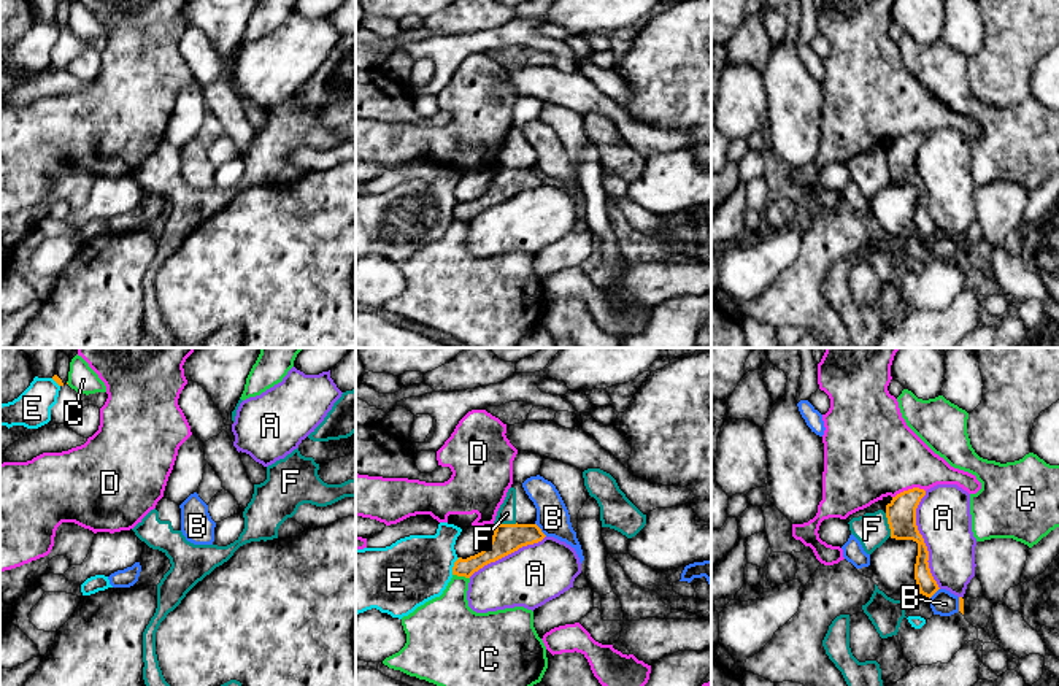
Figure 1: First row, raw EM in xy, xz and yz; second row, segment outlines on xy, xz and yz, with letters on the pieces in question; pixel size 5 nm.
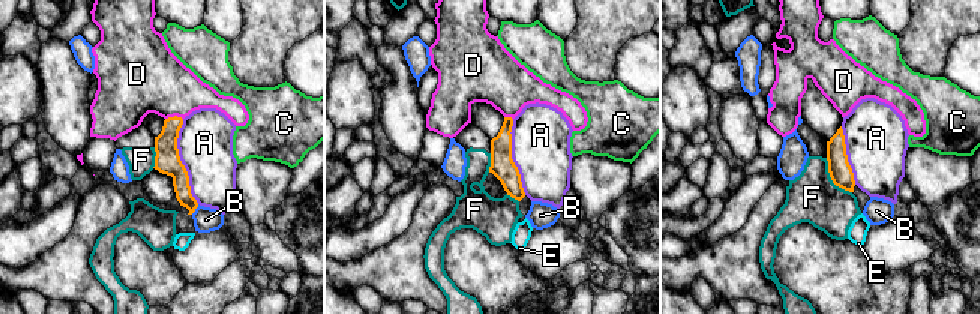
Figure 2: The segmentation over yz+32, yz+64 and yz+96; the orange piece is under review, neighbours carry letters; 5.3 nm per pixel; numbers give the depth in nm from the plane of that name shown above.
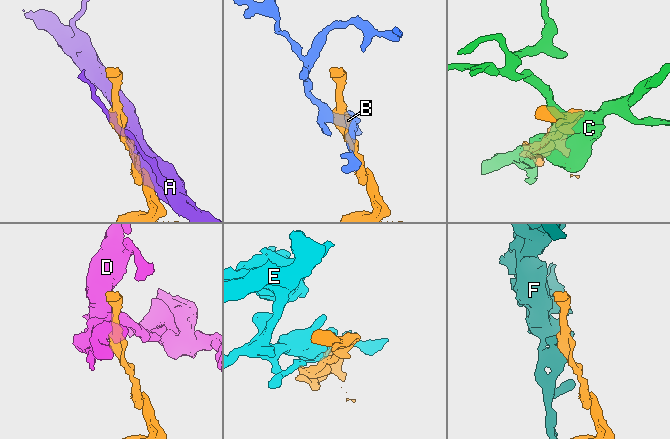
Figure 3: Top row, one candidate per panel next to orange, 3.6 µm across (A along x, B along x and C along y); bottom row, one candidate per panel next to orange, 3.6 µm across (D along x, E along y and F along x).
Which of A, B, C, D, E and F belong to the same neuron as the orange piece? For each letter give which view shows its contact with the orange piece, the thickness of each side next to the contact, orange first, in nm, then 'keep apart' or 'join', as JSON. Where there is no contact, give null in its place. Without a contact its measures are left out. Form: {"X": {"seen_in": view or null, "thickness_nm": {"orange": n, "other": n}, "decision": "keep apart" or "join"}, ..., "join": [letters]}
{"A": {"seen_in": "yz", "thickness_nm": {"orange": 150, "other": 280}, "decision": "keep apart"}, "B": {"seen_in": "xz", "thickness_nm": {"orange": 150, "other": 170}, "decision": "keep apart"}, "C": {"seen_in": "xz", "thickness_nm": {"orange": 110, "other": 280}, "decision": "keep apart"}, "D": {"seen_in": "yz", "thickness_nm": {"orange": 150, "other": 440}, "decision": "keep apart"}, "E": {"seen_in": "xz", "thickness_nm": {"orange": 110, "other": 340}, "decision": "keep apart"}, "F": {"seen_in": "yz", "thickness_nm": {"orange": 150, "other": 170}, "decision": "keep apart"}, "join": []}

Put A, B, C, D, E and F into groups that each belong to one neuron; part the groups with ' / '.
A / B / C / D / E / F

